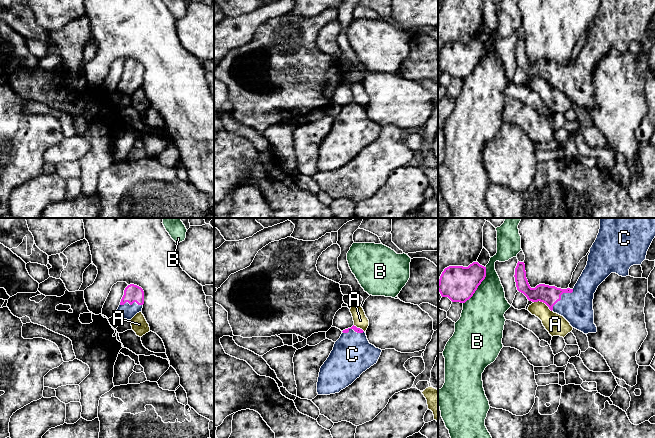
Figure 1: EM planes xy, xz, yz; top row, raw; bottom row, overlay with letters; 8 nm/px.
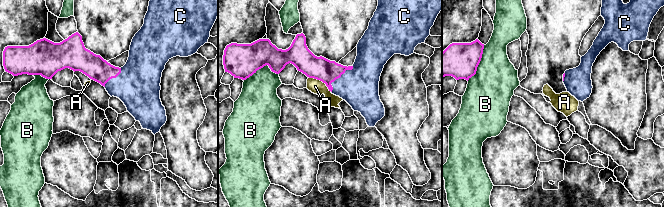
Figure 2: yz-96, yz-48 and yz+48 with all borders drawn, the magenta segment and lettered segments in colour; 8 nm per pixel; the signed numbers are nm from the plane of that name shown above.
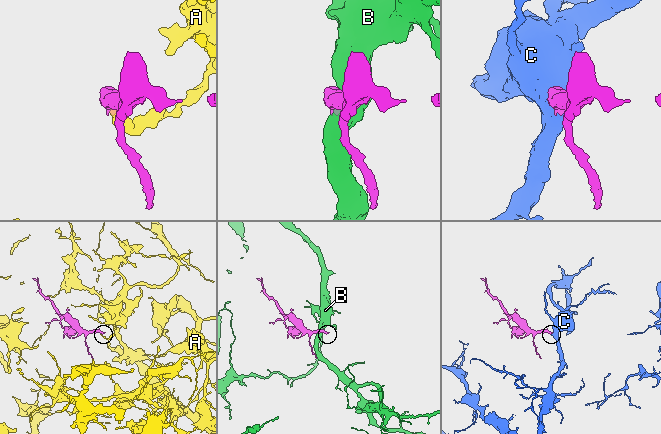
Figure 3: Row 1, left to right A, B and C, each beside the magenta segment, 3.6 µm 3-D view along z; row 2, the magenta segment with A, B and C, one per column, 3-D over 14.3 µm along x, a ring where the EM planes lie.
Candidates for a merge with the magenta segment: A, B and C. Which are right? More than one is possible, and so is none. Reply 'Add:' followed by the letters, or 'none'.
Add: C

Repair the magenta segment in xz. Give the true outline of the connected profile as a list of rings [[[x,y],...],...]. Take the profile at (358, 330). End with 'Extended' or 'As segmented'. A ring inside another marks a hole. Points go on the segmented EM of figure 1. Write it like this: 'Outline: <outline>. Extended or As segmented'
Outline: [[[356,326],[342,331],[329,357],[320,368],[317,393],[339,393],[377,363],[382,350],[370,344],[366,333]]]. Extended

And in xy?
Outline: [[[130,284],[124,290],[124,295],[117,309],[117,315],[131,320],[137,313],[142,312],[144,291],[141,287]]]. Extended

